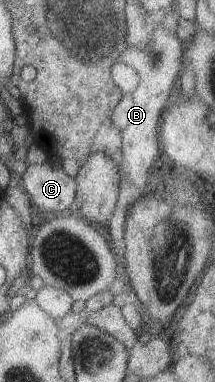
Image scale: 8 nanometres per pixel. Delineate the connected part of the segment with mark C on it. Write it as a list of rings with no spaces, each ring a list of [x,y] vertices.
[[[47,162],[27,165],[19,179],[35,211],[58,215],[69,210],[76,183],[61,166],[54,168]]]

